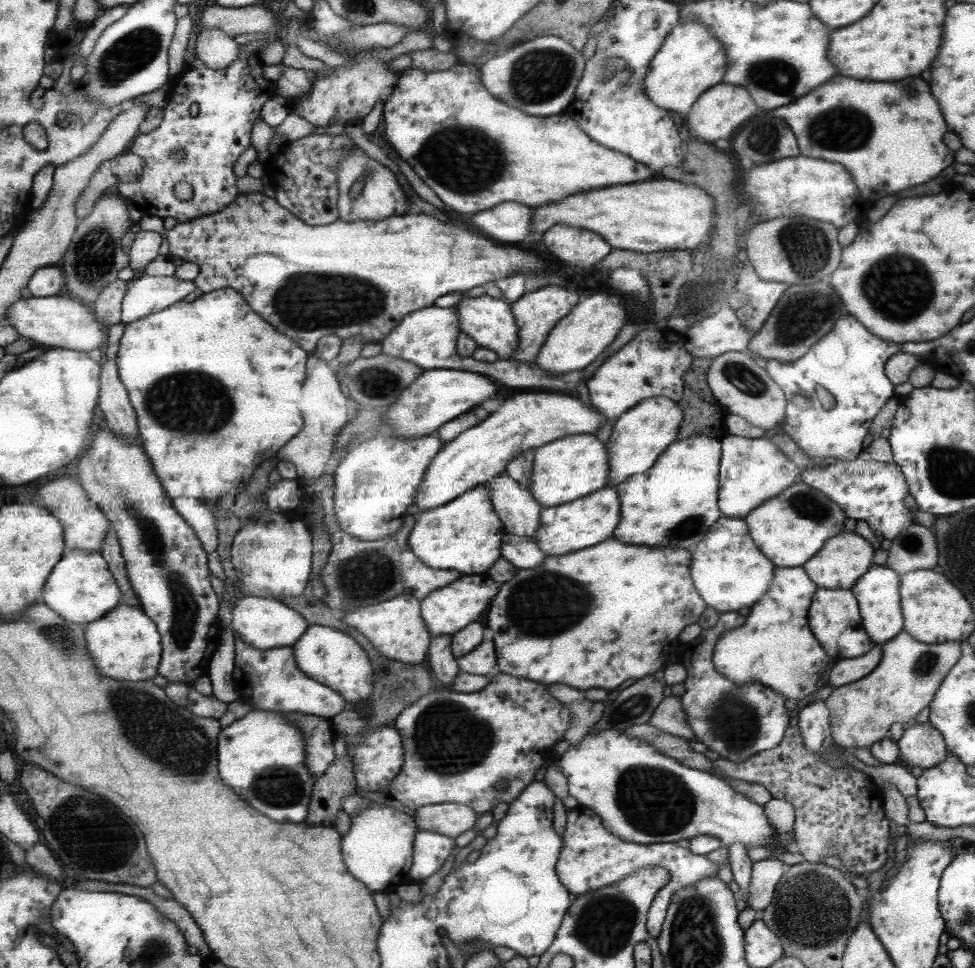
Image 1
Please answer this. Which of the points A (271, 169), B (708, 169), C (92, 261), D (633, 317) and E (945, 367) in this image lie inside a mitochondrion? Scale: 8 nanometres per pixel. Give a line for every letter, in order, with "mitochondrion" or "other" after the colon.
A: other
B: other
C: mitochondrion
D: other
E: other

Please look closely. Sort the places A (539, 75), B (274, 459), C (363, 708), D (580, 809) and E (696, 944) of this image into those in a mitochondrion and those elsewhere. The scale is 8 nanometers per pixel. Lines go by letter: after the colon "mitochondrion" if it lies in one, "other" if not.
A: mitochondrion
B: other
C: other
D: other
E: mitochondrion

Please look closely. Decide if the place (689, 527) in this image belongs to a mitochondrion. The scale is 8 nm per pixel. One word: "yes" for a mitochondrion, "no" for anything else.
yes

